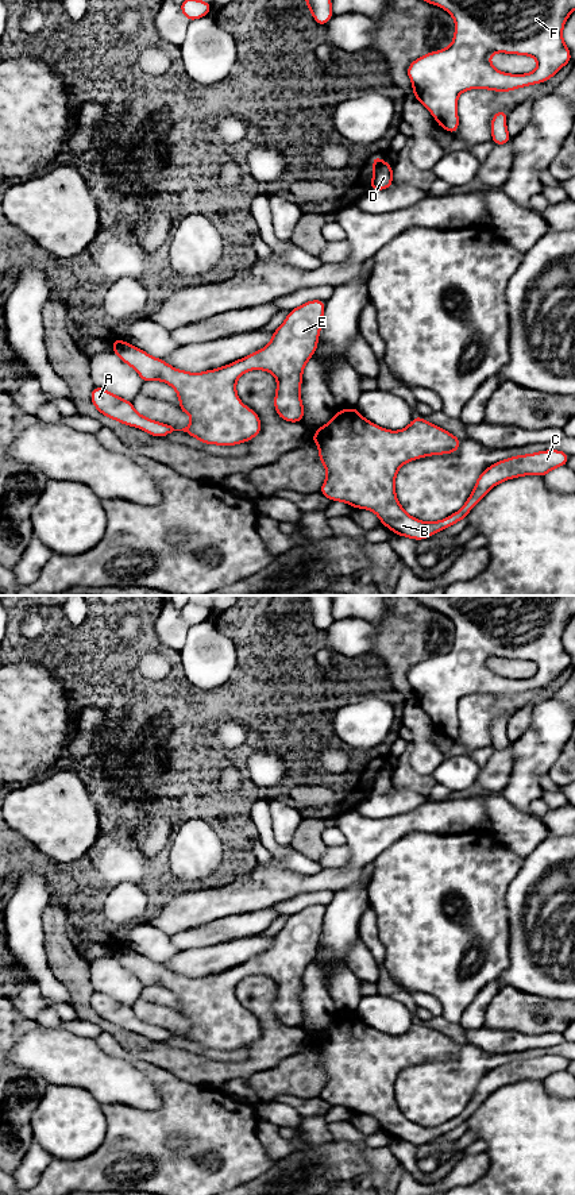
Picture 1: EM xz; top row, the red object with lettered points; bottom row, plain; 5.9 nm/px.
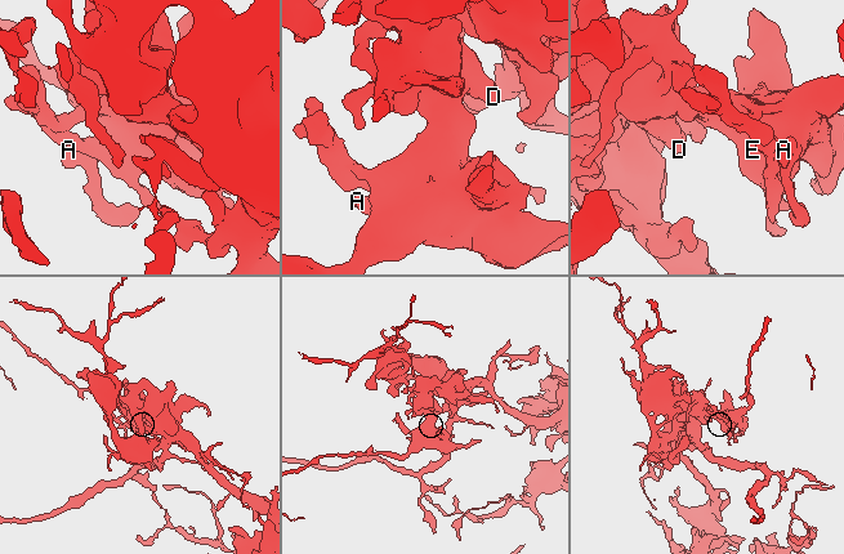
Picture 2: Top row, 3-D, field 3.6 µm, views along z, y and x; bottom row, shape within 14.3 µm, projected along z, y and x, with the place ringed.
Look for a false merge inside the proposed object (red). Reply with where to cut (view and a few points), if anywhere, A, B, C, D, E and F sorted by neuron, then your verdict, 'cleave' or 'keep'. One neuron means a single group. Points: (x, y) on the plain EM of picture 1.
no cut | A B C D E F | keep

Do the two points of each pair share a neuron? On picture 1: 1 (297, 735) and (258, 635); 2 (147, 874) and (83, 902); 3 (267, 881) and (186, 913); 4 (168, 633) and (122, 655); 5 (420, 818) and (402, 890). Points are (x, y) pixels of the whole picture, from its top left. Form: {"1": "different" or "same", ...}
{"1": "same", "2": "same", "3": "same", "4": "different", "5": "different"}

